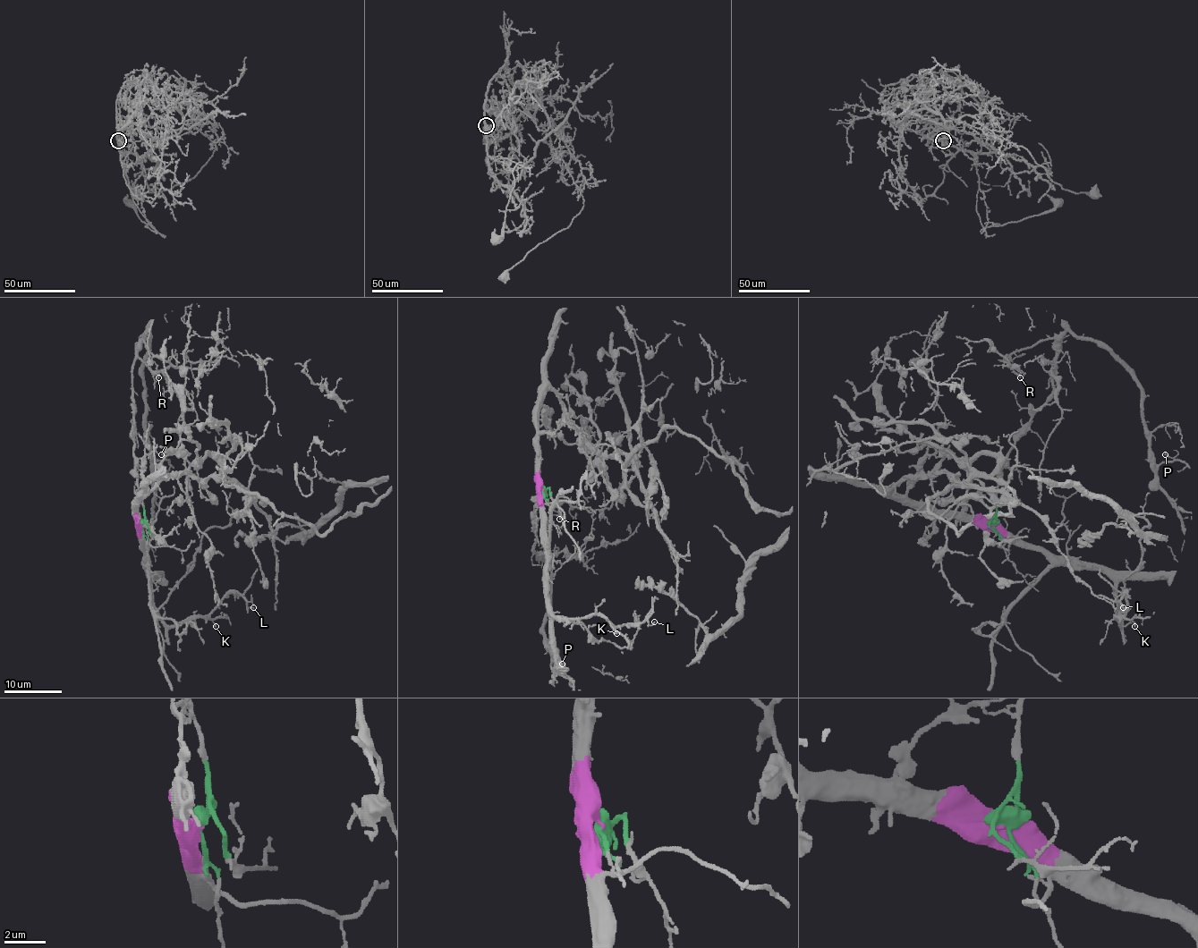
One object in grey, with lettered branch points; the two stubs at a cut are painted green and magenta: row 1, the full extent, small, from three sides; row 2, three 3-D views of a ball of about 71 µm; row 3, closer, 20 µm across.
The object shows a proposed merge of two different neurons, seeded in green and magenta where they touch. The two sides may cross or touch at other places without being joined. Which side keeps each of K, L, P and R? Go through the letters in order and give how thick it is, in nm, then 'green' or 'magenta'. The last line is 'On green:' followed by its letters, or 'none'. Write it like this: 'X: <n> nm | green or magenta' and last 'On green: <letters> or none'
K: 140 nm | magenta
L: 130 nm | magenta
P: 110 nm | green
R: 240 nm | green
On green: P, R

